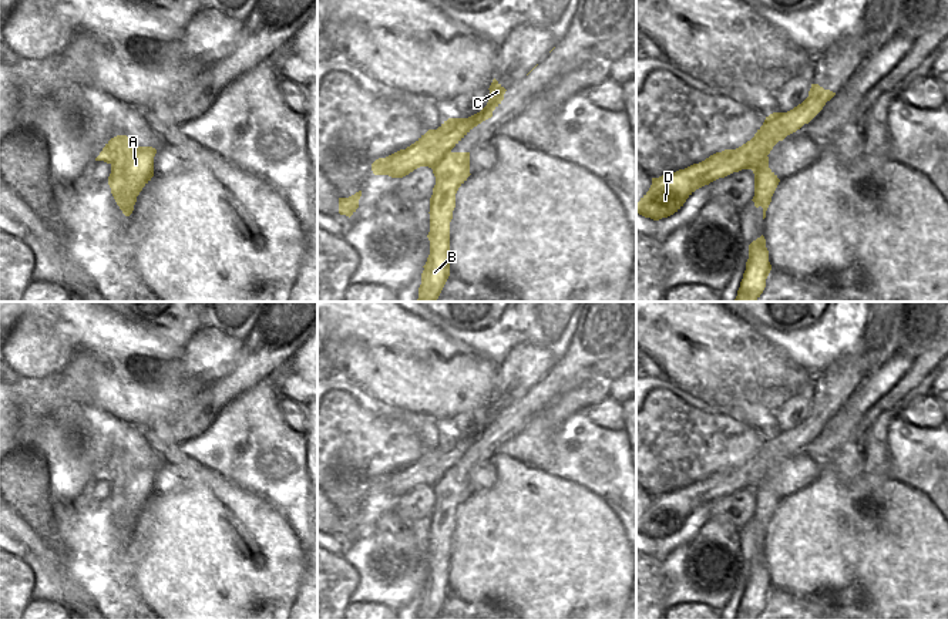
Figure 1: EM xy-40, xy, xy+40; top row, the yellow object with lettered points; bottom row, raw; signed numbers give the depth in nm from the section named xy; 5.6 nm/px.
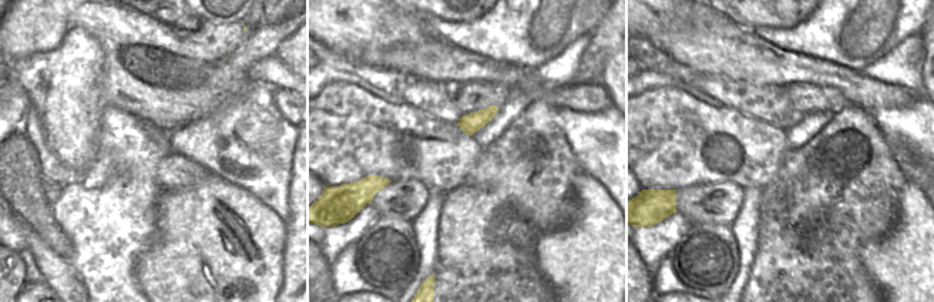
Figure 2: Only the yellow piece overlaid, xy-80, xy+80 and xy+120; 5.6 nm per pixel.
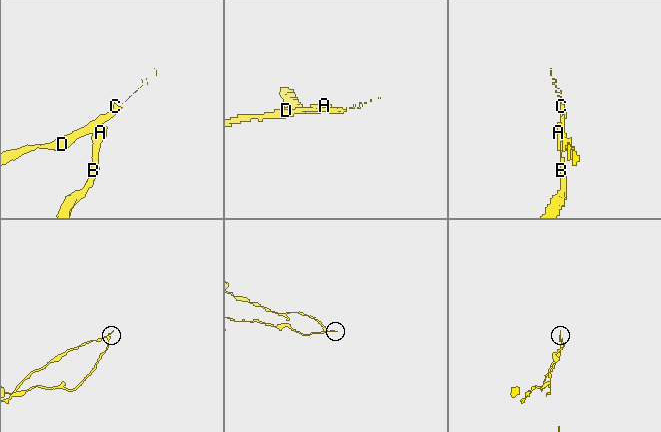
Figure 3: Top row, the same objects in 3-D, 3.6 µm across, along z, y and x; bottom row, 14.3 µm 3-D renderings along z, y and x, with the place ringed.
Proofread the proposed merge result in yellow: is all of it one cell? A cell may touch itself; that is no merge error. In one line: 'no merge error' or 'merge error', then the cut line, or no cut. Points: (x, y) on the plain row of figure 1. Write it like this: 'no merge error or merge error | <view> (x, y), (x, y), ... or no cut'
merge error | xy-40 (120, 456), (120, 471), (111, 483)

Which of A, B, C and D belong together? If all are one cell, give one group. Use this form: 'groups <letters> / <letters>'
groups A B / C D

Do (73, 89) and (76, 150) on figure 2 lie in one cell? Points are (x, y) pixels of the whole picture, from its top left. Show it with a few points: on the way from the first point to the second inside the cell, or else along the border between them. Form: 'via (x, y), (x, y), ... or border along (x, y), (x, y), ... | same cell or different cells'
via (73, 104), (73, 134) | same cell

